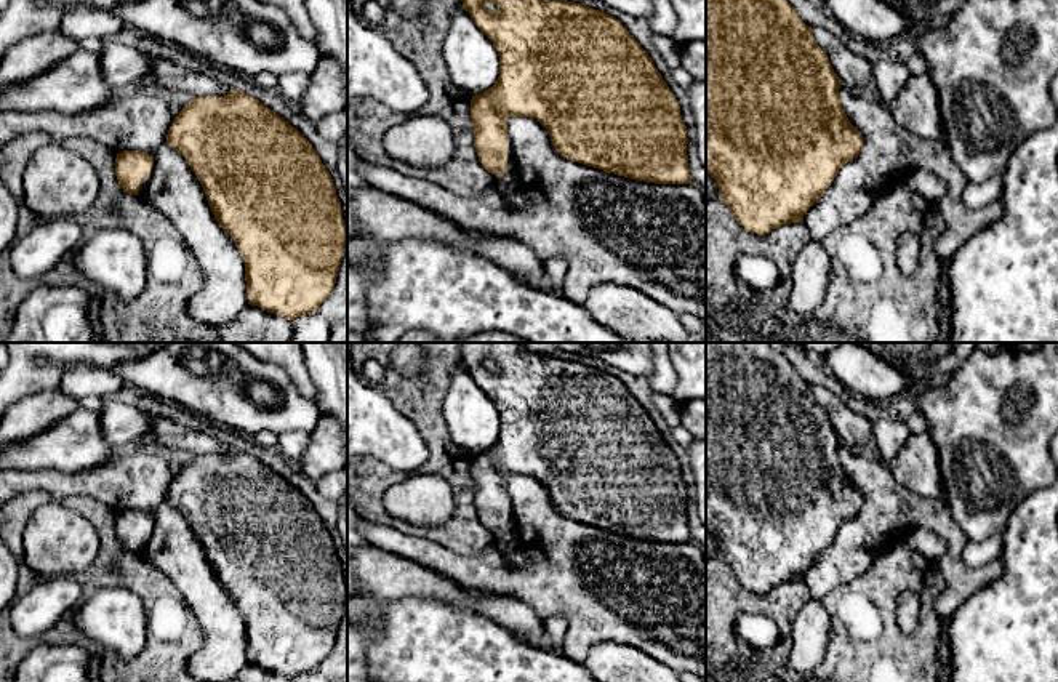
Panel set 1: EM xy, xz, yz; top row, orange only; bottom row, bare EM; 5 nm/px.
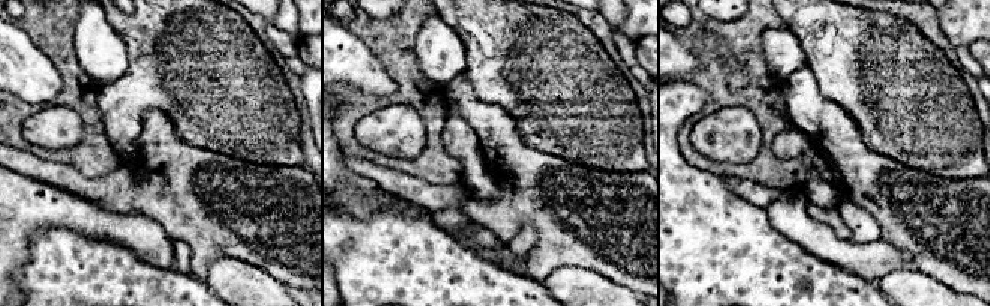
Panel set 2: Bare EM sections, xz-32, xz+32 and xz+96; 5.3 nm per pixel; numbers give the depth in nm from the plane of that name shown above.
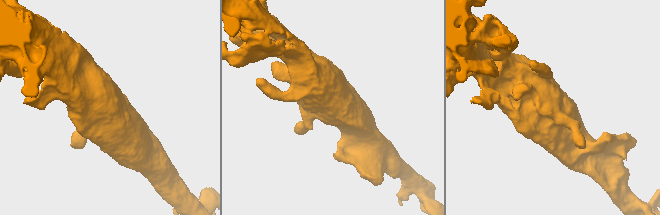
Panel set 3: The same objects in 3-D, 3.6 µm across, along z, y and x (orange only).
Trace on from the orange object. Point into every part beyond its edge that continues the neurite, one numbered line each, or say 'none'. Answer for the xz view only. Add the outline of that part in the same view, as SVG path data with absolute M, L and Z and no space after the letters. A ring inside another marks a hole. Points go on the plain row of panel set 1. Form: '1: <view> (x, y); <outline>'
1: xz (508, 543); M511 496L507 503L507 530L503 535L491 535L495 538L496 548L507 562L511 562L515 567L522 567L527 562L527 556L522 551L517 538Z

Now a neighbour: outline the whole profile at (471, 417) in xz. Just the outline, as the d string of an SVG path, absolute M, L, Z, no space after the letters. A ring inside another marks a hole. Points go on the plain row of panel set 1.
M464 367L451 376L442 413L451 440L471 455L487 450L499 435L499 415L493 400Z

